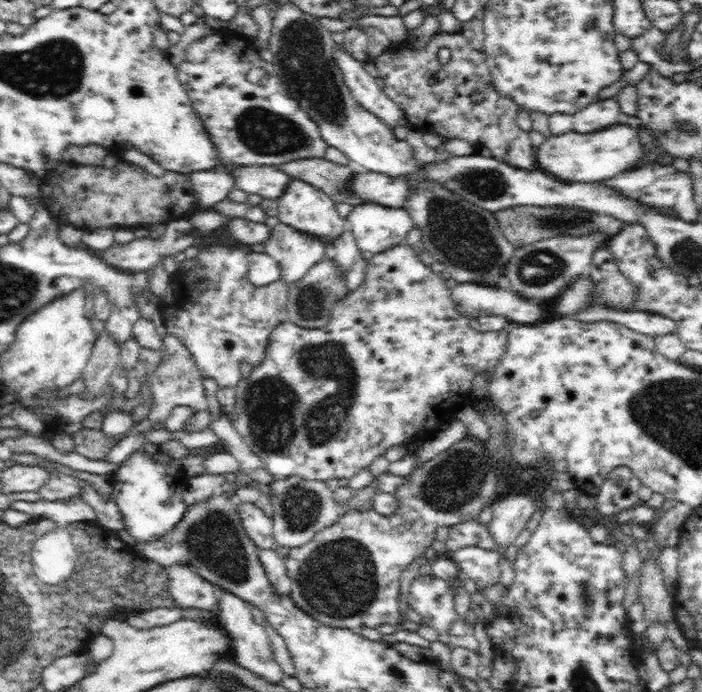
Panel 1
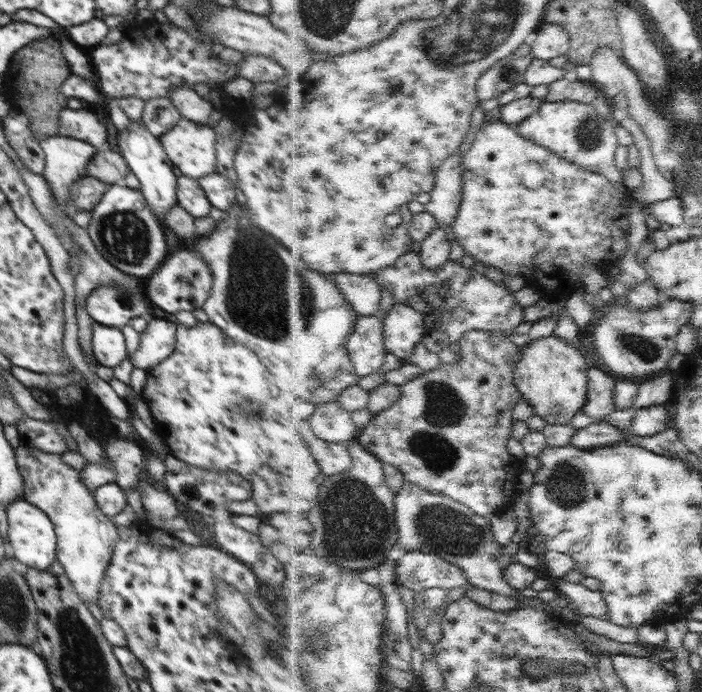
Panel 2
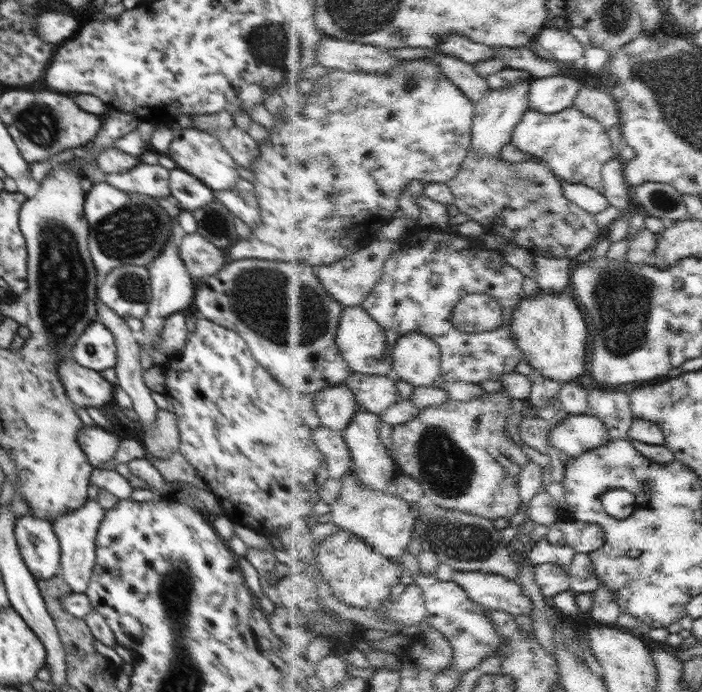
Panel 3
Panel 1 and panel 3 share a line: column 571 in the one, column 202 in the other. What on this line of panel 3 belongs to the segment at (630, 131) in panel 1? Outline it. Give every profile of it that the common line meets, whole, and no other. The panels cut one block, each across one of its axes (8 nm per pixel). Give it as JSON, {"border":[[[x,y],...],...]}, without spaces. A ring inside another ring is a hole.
{"border":[[[176,126],[172,128],[172,132],[174,138],[166,154],[180,169],[192,174],[214,192],[231,190],[241,180],[236,167],[237,162],[224,149],[224,145],[220,143],[217,136],[194,128],[179,129]]]}

